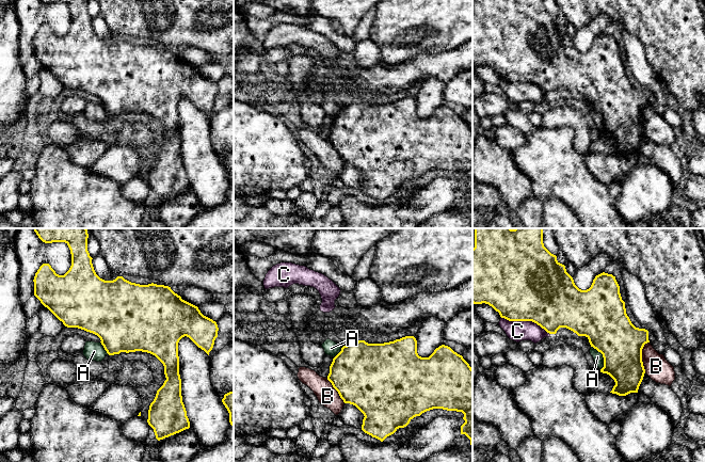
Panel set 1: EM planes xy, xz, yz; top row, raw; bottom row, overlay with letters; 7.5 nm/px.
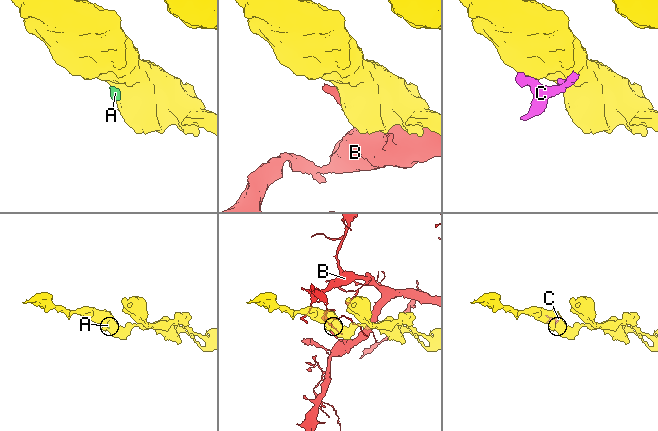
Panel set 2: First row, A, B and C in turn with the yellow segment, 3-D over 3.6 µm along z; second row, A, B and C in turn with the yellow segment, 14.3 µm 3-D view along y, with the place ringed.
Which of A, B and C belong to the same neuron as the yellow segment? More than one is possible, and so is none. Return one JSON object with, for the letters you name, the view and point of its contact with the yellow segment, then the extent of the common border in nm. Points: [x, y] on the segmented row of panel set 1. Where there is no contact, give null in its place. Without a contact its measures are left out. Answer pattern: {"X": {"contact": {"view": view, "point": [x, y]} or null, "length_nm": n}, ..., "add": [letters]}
{"add": []}

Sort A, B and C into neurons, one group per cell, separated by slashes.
A C / B

